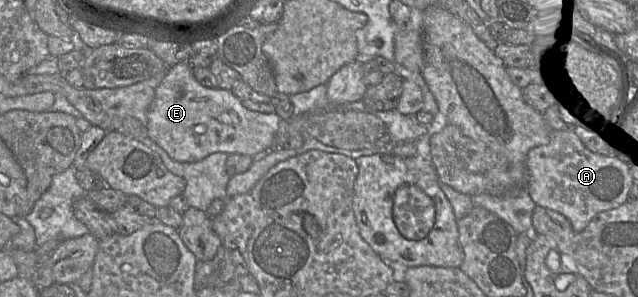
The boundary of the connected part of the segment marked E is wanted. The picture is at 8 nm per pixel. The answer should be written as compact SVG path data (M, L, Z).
M180 62L167 67L147 111L148 136L175 161L198 162L215 152L260 157L274 148L282 122L275 112L246 109L231 90L208 88L193 75L192 67Z

